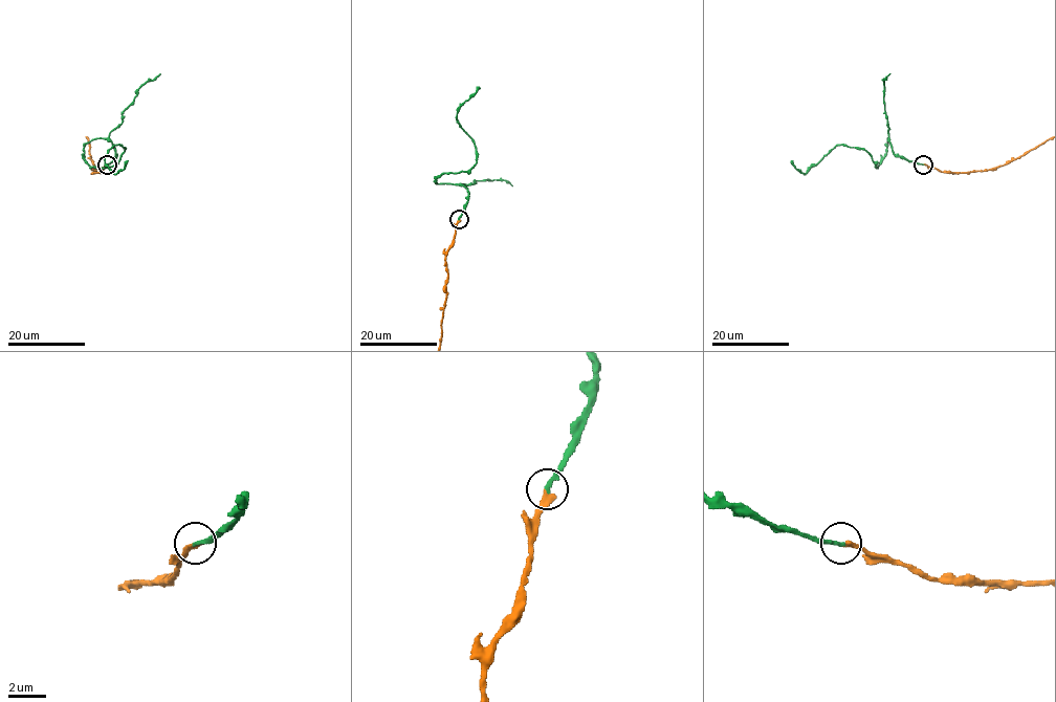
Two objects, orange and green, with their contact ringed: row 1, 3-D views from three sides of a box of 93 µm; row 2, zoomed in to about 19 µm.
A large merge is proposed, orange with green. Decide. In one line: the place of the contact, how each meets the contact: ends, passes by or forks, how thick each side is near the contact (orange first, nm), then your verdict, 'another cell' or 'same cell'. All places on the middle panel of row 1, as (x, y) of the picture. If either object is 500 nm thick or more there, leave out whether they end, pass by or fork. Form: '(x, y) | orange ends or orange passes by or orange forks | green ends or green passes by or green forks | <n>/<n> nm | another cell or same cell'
(459, 219) | orange ends | green ends | 280/220 nm | same cell

